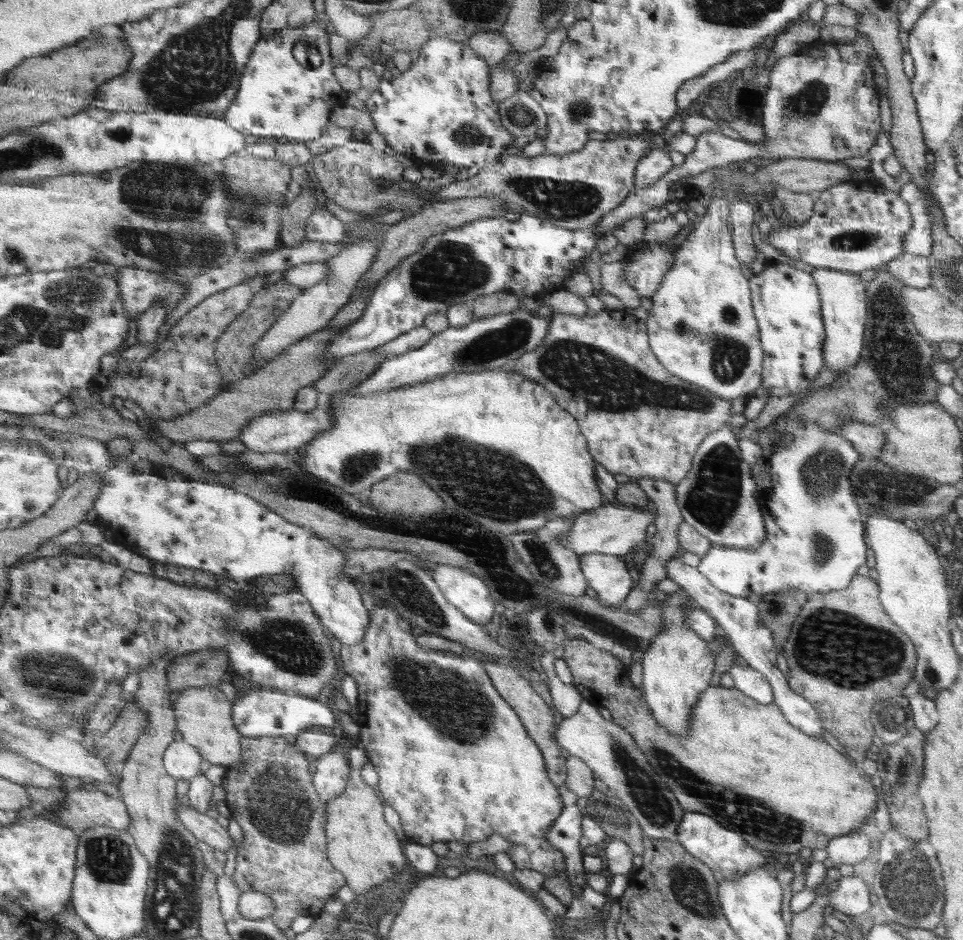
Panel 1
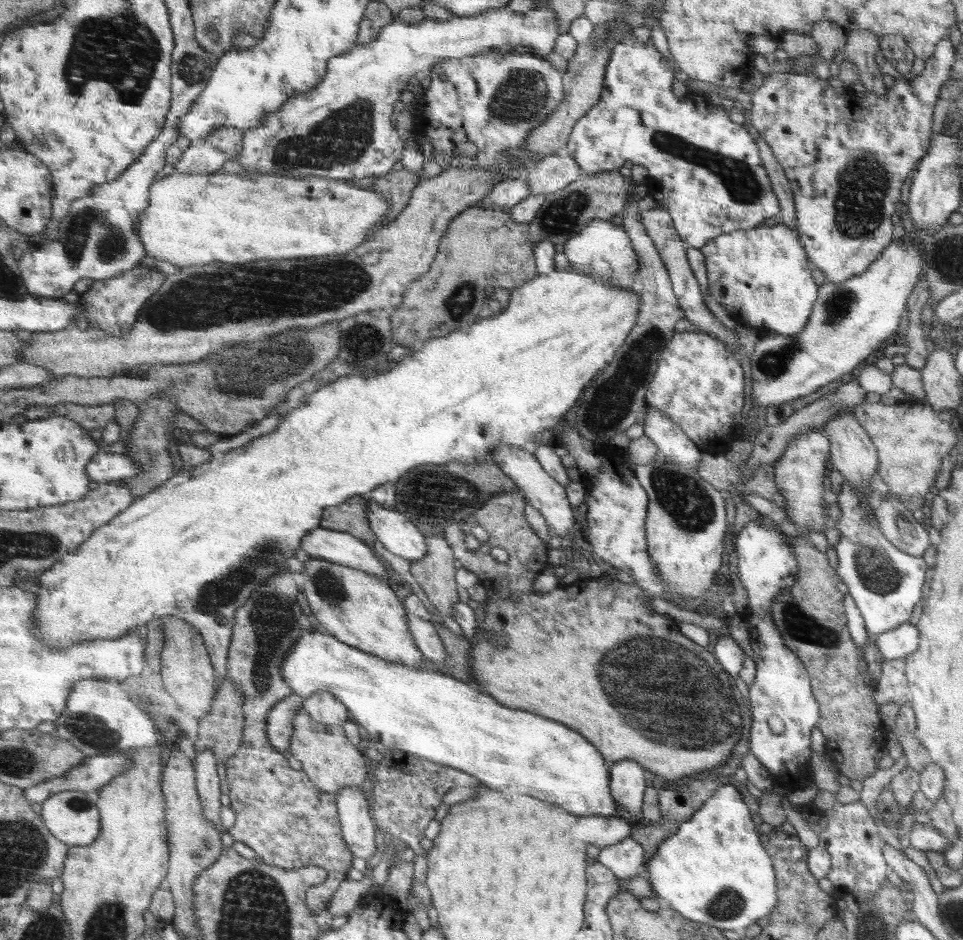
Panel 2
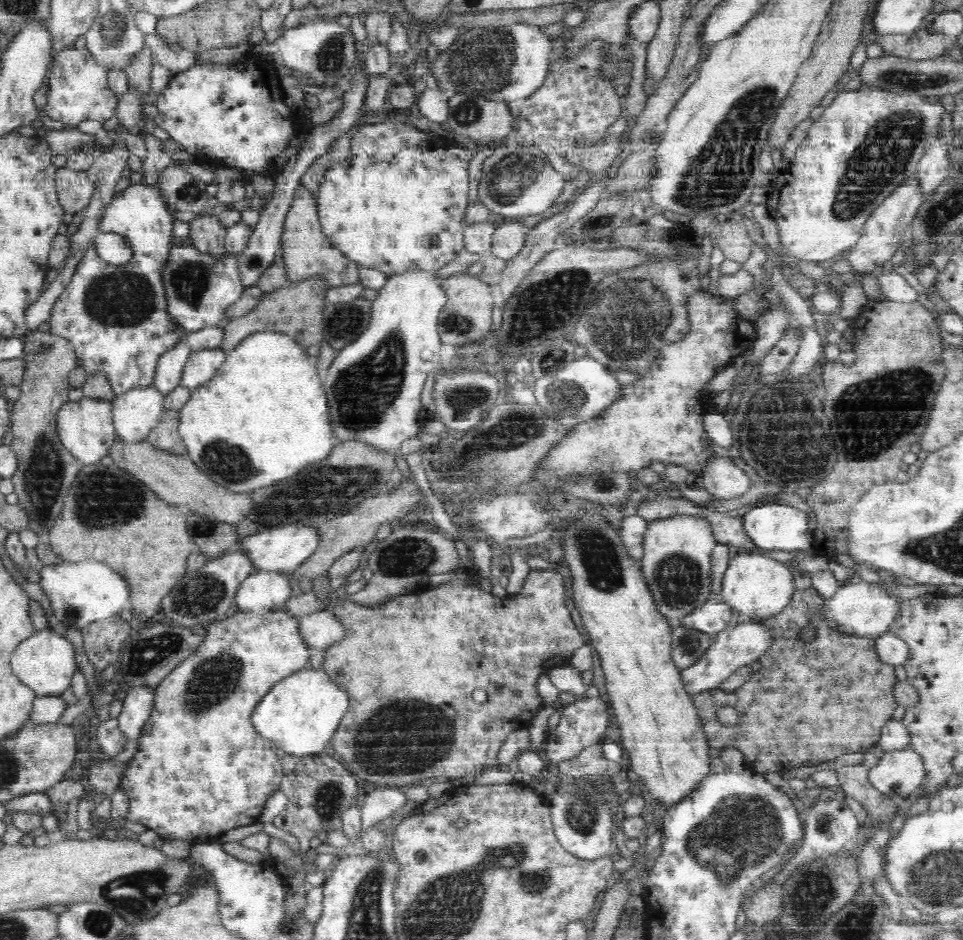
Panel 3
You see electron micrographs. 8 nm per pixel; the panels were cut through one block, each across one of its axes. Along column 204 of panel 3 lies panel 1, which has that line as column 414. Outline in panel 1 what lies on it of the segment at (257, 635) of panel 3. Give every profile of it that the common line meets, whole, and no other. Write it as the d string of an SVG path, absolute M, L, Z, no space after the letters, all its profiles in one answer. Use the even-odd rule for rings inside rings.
M377 594L376 606L370 612L373 612L373 614L370 626L365 632L364 640L355 645L339 646L338 652L340 652L342 666L346 674L354 678L357 684L358 718L355 722L360 727L358 739L362 741L370 764L374 766L378 773L379 781L376 787L382 793L382 800L386 800L386 804L390 804L398 812L408 841L431 845L437 842L448 844L452 840L457 840L468 844L484 840L490 835L502 835L511 840L511 847L506 853L510 856L517 869L540 871L545 878L556 876L562 871L566 872L565 853L561 849L555 849L549 843L548 837L546 837L548 836L549 828L561 816L564 804L560 800L556 785L549 779L546 760L541 750L538 750L539 745L534 744L534 740L529 737L529 734L526 734L525 726L522 726L522 722L516 716L517 711L497 691L497 687L493 684L482 660L478 656L473 656L469 653L461 655L420 646L416 642L416 637L412 635L412 624L395 609L385 604L379 594Z

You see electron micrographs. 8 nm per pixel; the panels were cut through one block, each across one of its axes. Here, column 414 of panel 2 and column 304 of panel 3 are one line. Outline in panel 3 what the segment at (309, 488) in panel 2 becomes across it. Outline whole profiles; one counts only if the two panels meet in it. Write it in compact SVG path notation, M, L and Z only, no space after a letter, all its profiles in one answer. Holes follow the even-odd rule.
M270 331L255 332L253 335L247 336L237 347L234 347L234 350L227 352L222 366L217 369L216 374L208 382L191 391L188 402L179 410L178 432L187 449L186 456L192 458L193 464L197 468L202 468L202 472L206 472L206 476L210 476L210 480L216 480L216 485L225 487L232 493L248 493L248 490L276 484L280 480L286 480L286 478L298 474L302 468L328 458L338 444L338 438L334 436L327 396L323 388L323 381L318 378L318 375L313 358L298 343L294 342L294 339L282 333Z

